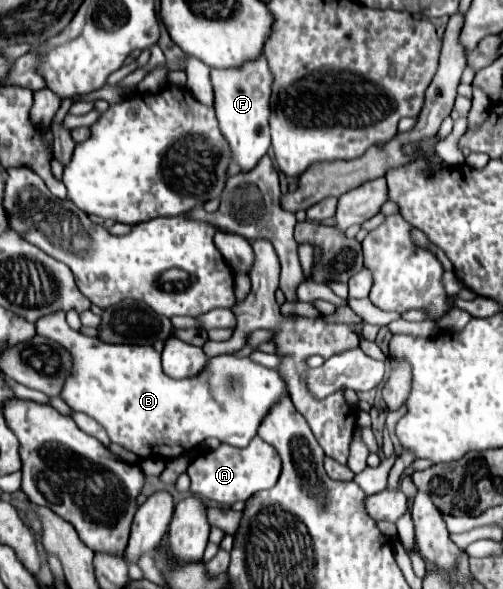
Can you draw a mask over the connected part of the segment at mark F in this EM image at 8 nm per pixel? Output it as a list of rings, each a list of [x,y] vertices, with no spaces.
[[[266,58],[250,62],[242,70],[212,70],[214,86],[214,108],[222,130],[222,136],[230,144],[230,156],[240,166],[240,172],[250,172],[270,148],[268,130],[268,100],[270,100],[270,70]]]

